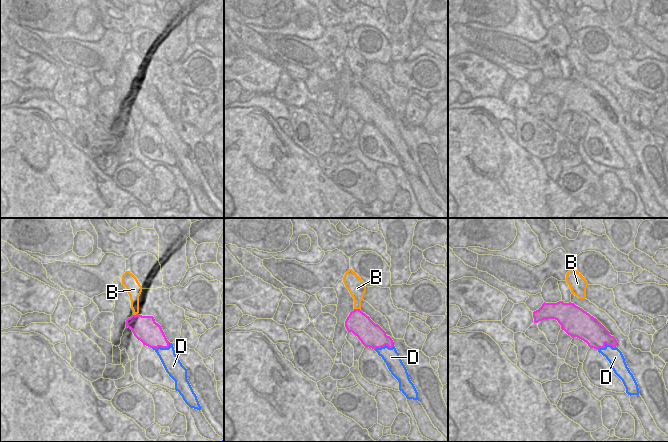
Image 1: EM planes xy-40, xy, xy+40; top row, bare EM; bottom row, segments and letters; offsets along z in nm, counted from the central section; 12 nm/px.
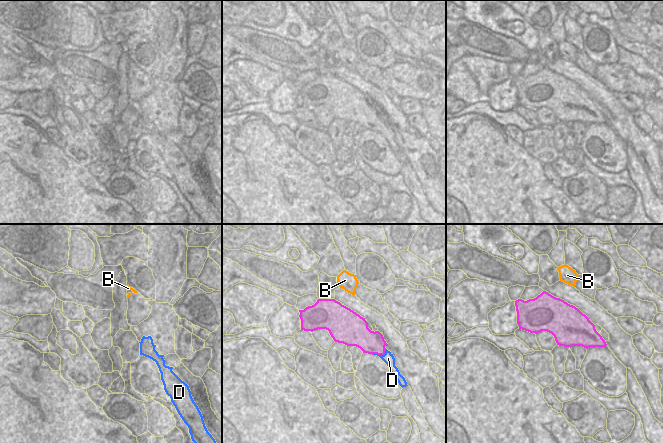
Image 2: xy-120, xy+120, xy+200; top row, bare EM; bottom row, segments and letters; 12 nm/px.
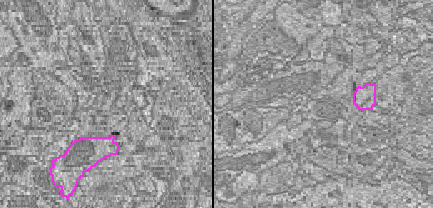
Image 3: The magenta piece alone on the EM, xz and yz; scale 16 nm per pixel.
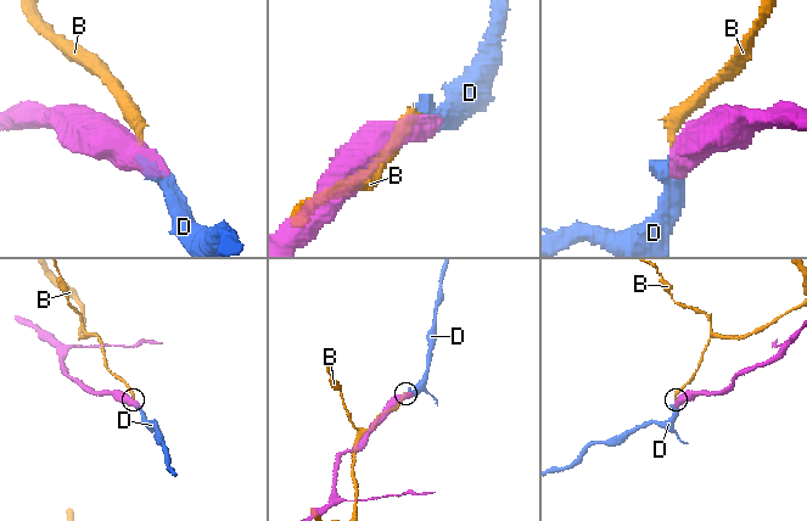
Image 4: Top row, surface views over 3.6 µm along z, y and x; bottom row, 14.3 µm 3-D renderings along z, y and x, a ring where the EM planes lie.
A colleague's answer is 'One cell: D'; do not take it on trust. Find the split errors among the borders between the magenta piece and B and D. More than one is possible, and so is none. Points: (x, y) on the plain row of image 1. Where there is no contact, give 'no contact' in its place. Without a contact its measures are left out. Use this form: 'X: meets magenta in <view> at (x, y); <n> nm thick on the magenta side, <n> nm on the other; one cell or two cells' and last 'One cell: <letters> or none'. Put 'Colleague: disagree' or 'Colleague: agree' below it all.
B: meets magenta in xy at (357, 85); 280 nm thick on the magenta side, 200 nm on the other; two cells
D: meets magenta in xy at (385, 120); 300 nm thick on the magenta side, 200 nm on the other; one cell
One cell: D
Colleague: agree

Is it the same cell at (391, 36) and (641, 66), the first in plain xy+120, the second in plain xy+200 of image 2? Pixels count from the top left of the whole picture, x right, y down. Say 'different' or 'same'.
different

